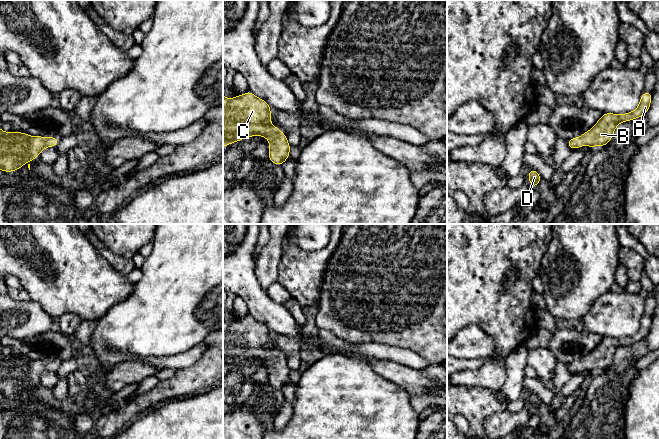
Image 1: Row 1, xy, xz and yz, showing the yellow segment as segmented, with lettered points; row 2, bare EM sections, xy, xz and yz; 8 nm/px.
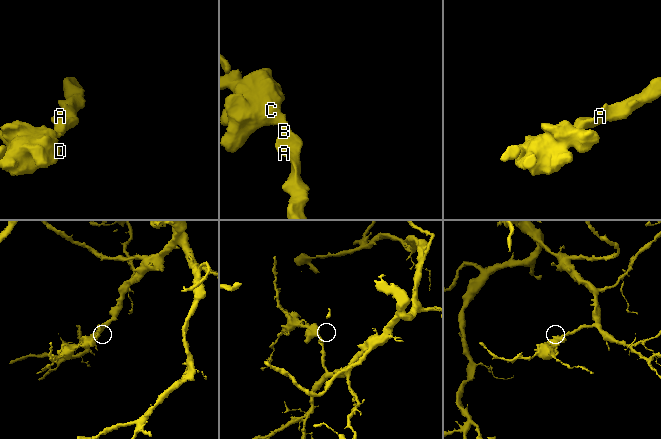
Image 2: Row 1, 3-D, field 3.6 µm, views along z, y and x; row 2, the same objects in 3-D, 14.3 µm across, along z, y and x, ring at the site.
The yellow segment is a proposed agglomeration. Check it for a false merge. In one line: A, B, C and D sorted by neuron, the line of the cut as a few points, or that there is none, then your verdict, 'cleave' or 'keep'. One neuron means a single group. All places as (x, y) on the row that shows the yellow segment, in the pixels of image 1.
A B C D; no cut; keep

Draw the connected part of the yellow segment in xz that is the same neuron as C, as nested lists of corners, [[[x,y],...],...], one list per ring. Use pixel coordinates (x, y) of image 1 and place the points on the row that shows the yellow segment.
[[[250,90],[241,96],[228,99],[223,95],[223,147],[251,136],[263,136],[269,140],[268,159],[275,165],[281,166],[290,155],[290,144],[285,133],[272,126],[271,106]]]

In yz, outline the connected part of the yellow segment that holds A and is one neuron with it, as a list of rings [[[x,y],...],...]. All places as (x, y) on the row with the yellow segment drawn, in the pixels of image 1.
[[[643,92],[638,107],[628,113],[615,114],[603,113],[597,123],[580,137],[572,138],[567,142],[571,150],[575,150],[582,145],[588,147],[606,146],[612,139],[615,128],[621,122],[628,122],[644,116],[650,108],[652,92]]]

